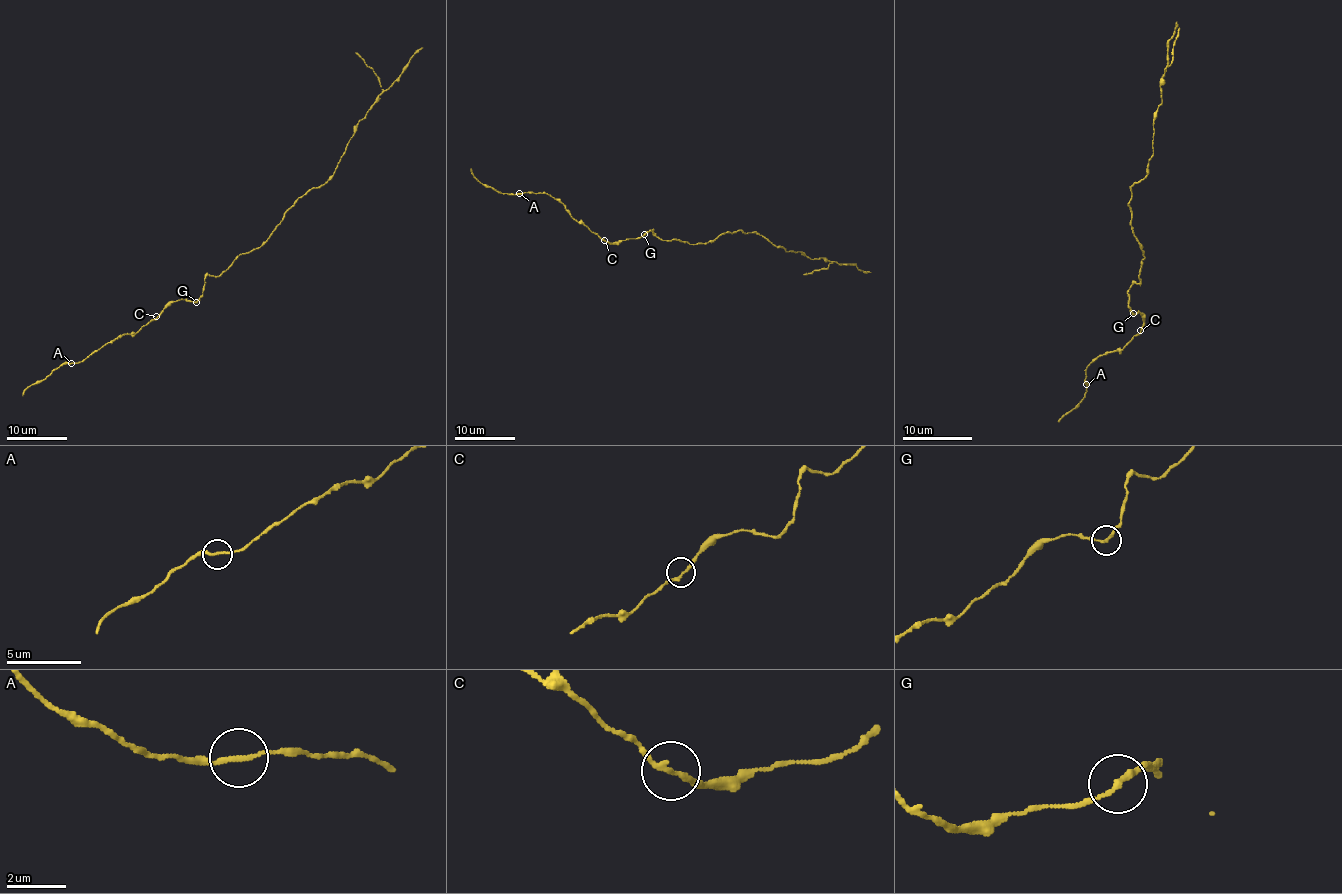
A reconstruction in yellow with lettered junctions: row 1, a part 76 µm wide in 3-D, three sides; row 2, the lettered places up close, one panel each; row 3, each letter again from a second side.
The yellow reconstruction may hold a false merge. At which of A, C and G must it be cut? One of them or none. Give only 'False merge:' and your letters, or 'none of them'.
False merge: none of them

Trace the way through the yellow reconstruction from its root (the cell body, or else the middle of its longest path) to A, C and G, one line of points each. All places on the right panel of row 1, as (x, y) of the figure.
A: (1142, 262), (1128, 308), (1140, 313), (1144, 325), (1121, 350), (1086, 367), (1086, 384)
C: (1142, 262), (1140, 283), (1133, 283), (1128, 290), (1128, 308), (1133, 313), (1139, 311), (1144, 322), (1140, 330)
G: (1142, 262), (1140, 283), (1133, 283), (1128, 290), (1128, 308), (1133, 313)

